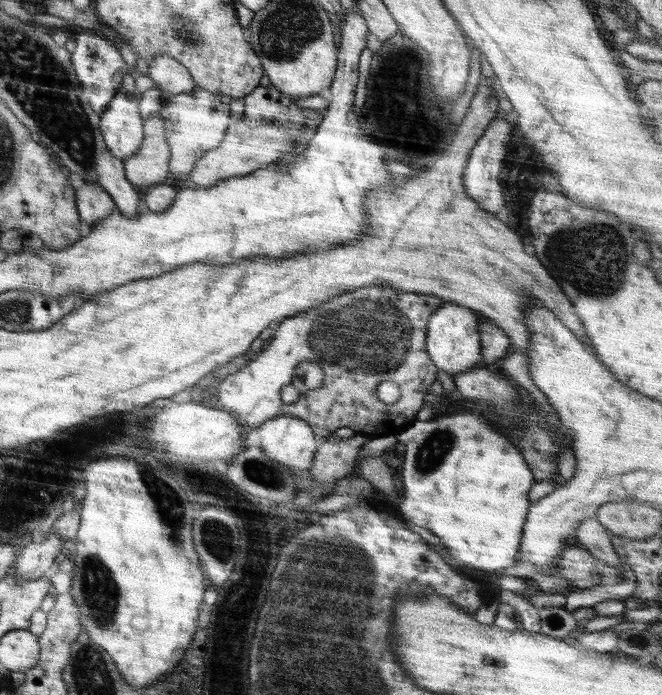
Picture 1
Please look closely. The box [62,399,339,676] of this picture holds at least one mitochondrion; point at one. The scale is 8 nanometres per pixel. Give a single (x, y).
(99, 590)

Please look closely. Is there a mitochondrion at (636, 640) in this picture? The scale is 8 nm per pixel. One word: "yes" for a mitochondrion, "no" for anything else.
yes

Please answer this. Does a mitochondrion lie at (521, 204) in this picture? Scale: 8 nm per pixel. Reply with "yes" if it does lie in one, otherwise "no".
no

